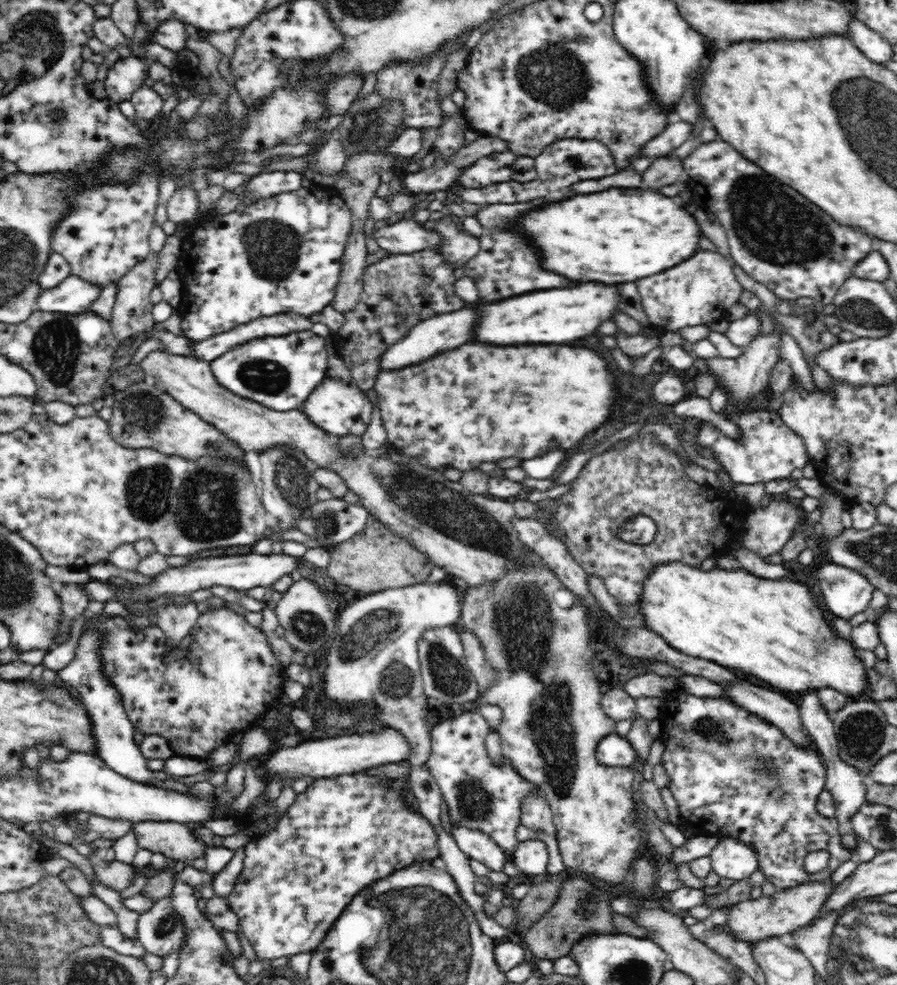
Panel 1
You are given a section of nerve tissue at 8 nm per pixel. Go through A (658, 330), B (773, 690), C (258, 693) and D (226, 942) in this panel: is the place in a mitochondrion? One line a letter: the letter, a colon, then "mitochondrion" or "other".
A: other
B: other
C: other
D: other

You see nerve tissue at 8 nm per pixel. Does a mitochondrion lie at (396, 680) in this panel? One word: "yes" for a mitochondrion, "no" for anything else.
yes

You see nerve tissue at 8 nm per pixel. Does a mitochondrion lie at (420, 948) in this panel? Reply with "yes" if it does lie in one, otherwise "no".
yes

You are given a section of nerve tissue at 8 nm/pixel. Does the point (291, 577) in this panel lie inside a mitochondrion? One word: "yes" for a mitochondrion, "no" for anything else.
no

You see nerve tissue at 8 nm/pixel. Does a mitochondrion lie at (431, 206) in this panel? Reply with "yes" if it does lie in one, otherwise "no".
no

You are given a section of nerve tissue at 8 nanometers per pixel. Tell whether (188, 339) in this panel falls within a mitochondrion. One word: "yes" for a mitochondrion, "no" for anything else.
no

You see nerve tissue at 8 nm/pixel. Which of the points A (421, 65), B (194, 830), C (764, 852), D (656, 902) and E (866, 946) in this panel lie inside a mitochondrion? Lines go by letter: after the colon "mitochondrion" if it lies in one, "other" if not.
A: other
B: other
C: other
D: other
E: mitochondrion

